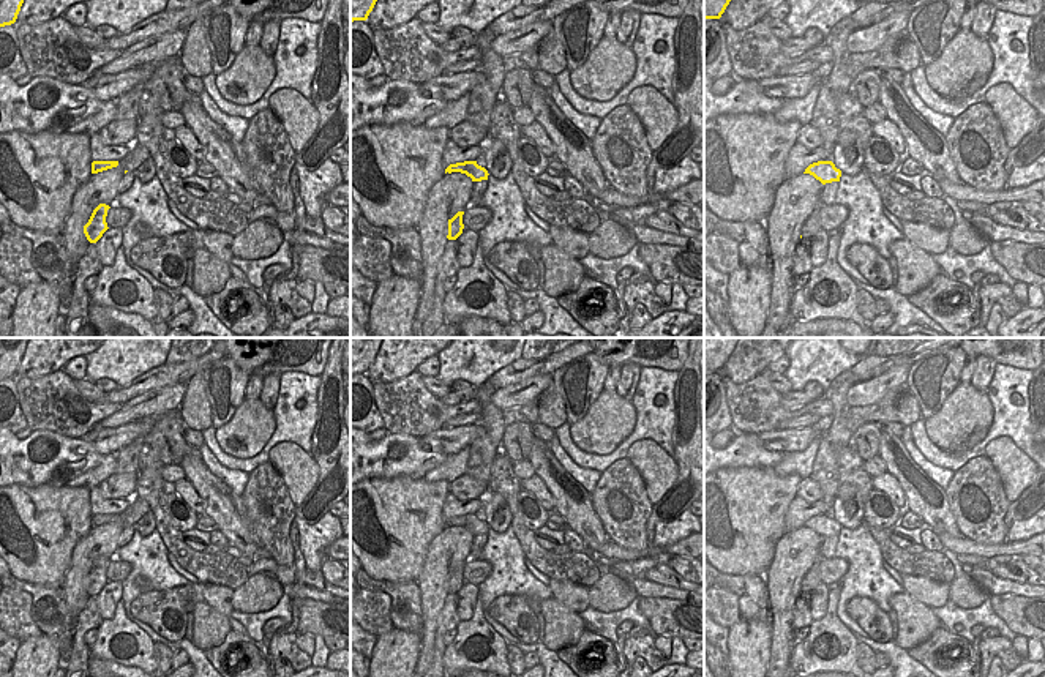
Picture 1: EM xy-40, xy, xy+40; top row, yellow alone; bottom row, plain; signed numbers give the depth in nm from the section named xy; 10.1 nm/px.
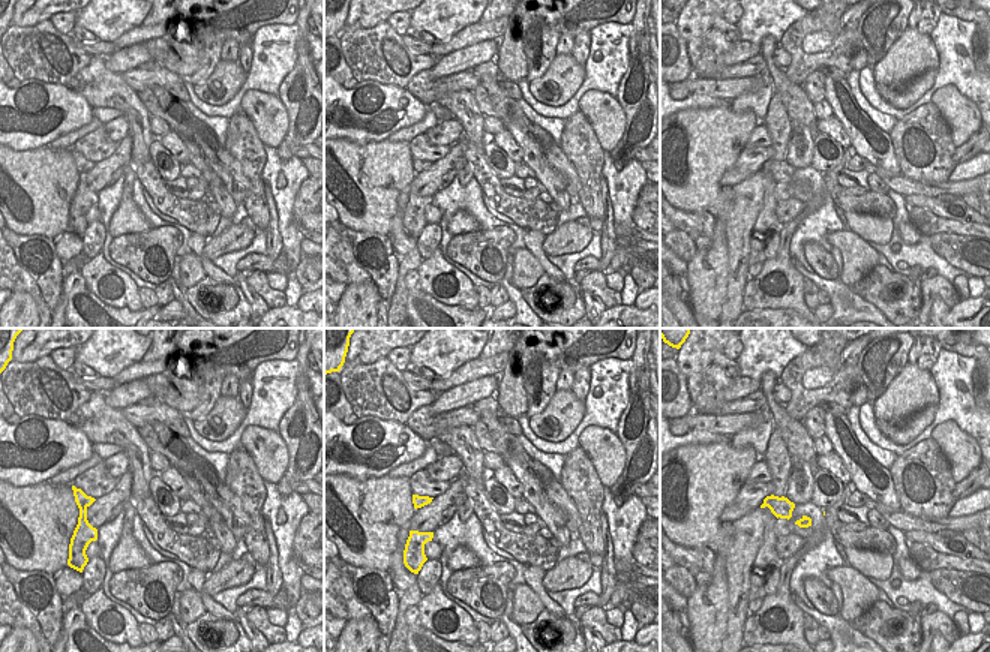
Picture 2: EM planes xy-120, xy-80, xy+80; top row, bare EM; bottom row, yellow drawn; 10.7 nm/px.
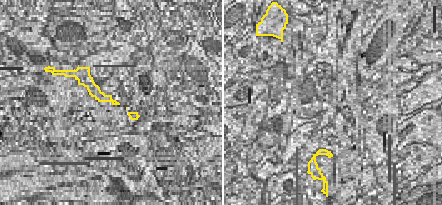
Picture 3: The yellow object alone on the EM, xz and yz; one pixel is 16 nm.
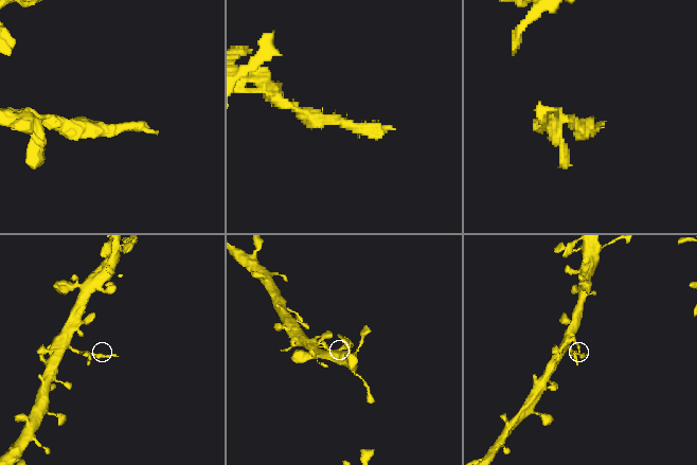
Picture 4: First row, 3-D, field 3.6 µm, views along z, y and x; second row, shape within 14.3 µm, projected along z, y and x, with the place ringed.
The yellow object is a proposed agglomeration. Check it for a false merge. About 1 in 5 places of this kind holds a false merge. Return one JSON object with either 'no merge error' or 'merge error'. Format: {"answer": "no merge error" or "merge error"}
{"answer": "no merge error"}

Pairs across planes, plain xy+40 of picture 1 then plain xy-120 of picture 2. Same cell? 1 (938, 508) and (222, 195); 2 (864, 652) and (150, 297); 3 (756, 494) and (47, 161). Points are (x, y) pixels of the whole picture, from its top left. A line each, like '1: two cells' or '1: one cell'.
1: one cell
2: one cell
3: one cell

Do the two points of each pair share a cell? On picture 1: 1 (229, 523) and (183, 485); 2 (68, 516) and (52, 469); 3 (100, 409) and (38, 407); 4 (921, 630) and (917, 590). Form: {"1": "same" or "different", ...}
{"1": "different", "2": "different", "3": "same", "4": "different"}

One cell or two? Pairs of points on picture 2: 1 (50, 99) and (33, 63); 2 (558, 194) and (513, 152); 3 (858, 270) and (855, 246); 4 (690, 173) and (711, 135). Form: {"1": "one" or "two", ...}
{"1": "two", "2": "two", "3": "one", "4": "one"}

